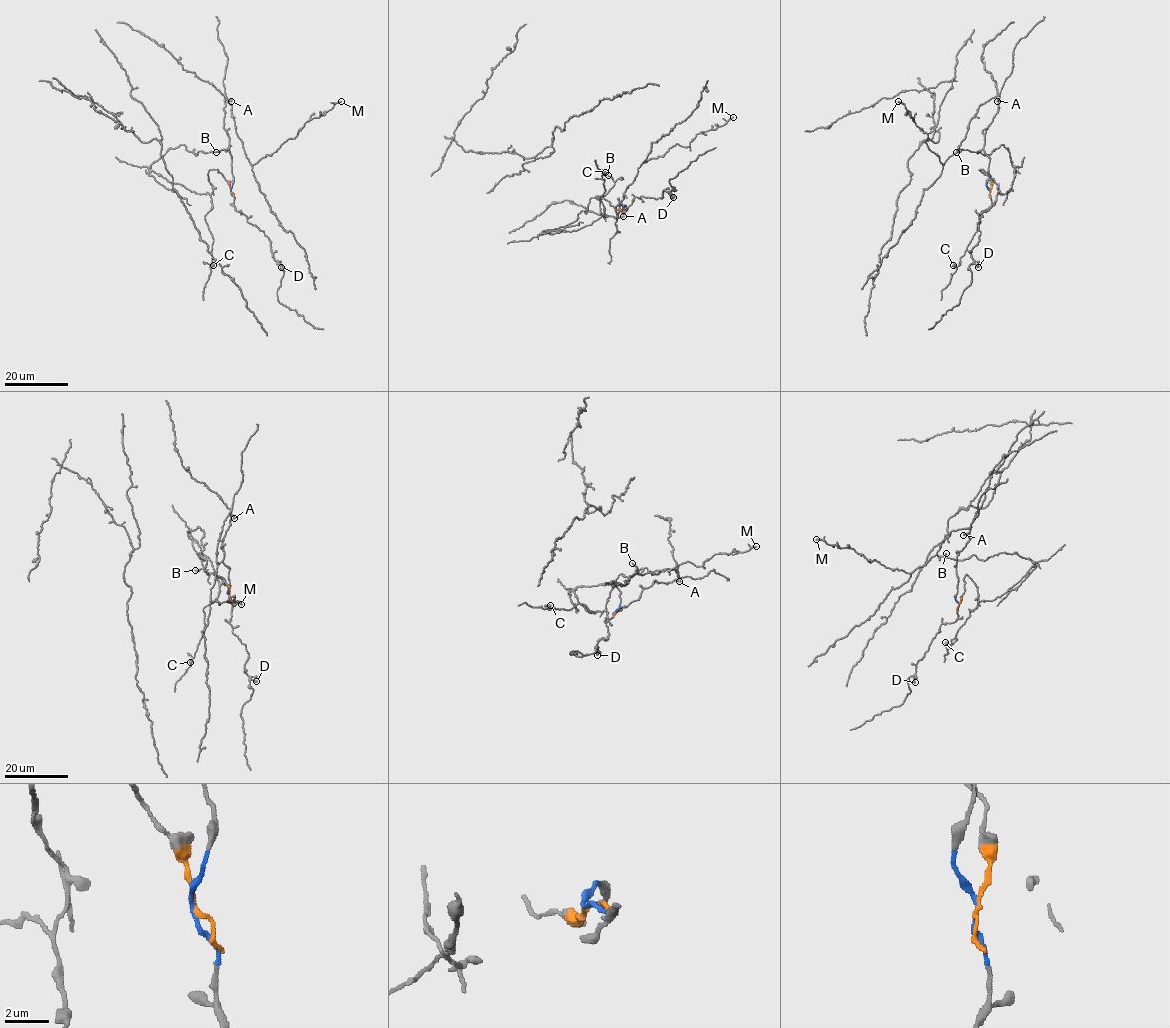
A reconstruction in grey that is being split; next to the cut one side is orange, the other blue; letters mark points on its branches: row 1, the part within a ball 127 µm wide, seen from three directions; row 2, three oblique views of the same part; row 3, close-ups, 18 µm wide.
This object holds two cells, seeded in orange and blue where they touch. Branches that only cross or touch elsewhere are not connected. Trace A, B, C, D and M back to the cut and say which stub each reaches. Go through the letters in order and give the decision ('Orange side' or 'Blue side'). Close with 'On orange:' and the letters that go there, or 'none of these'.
A: Blue side
B: Orange side
C: Orange side
D: Blue side
M: Blue side
On orange: B, C

